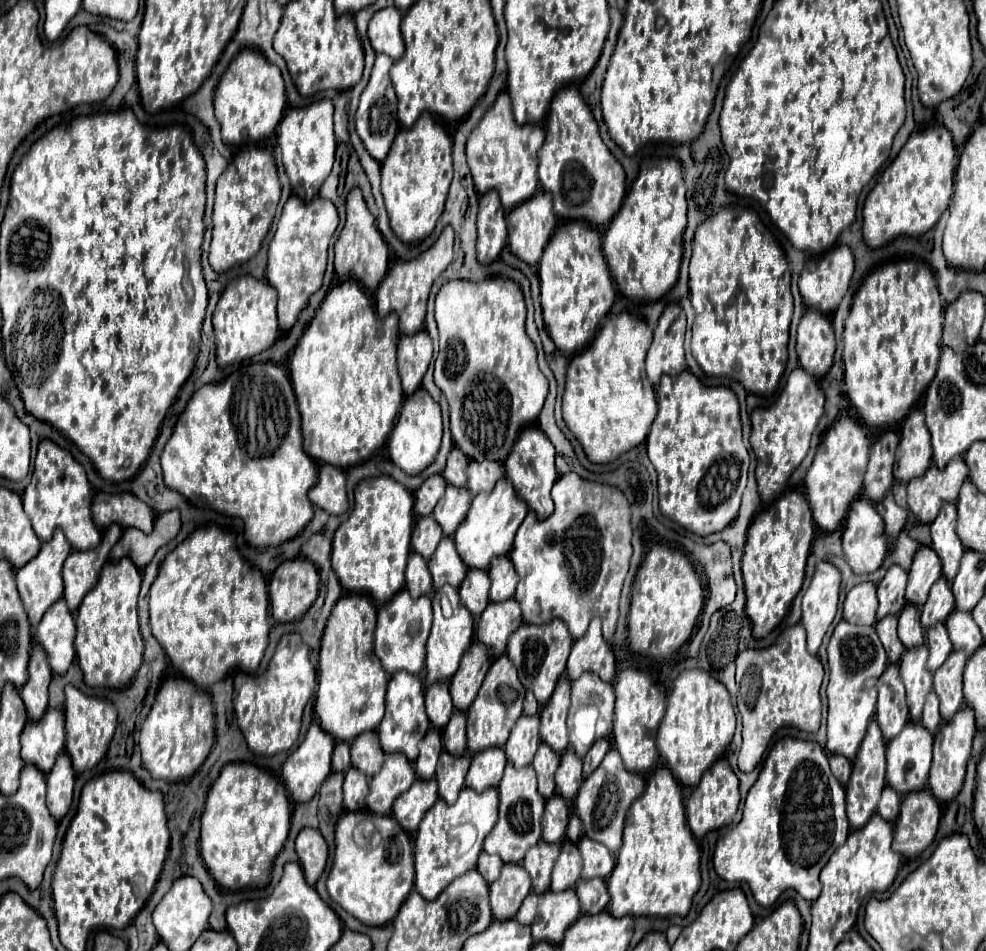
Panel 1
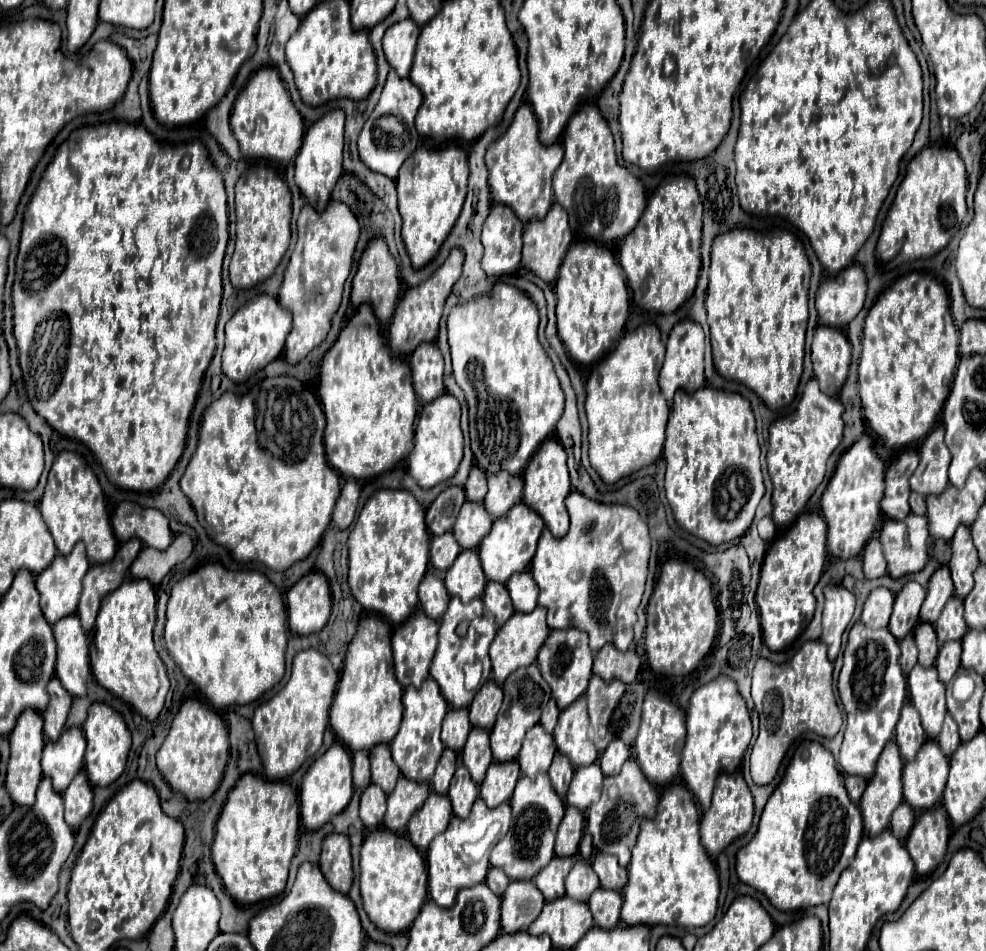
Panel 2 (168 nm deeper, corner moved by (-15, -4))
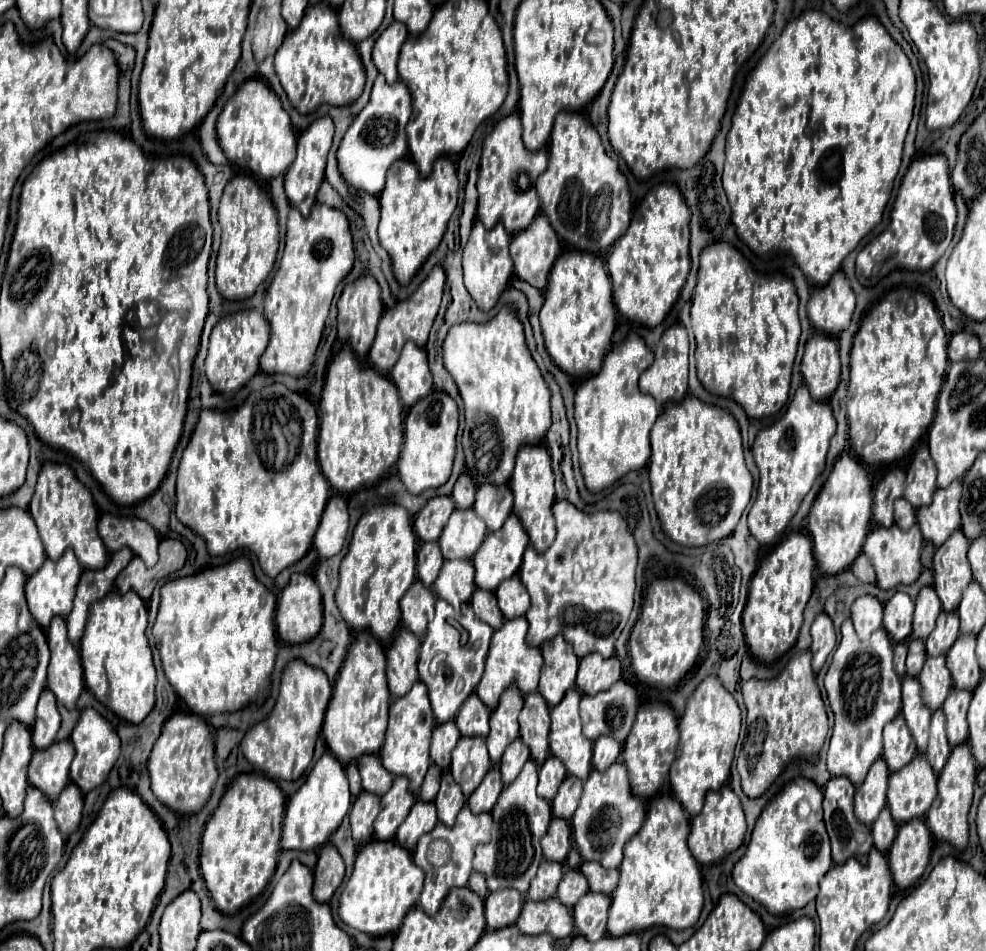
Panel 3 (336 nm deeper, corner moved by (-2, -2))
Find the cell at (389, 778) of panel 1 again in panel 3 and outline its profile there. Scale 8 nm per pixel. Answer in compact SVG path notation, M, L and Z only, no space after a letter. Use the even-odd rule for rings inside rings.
M403 776L393 780L391 790L381 798L381 810L375 818L375 836L377 840L395 838L395 830L409 814L411 806L415 804L415 796L407 790L409 782Z

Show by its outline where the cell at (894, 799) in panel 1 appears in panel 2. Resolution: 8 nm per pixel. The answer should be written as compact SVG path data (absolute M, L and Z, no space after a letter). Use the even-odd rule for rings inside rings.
M902 802L902 804L896 808L896 812L892 814L890 830L894 832L894 836L896 836L898 840L904 842L906 836L908 836L908 832L910 832L910 828L912 828L912 824L914 824L914 810L910 808L910 804Z

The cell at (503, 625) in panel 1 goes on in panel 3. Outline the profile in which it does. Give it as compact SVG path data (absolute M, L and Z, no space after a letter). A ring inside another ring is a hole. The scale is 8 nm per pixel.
M513 618L513 620L505 620L503 626L493 634L493 642L491 642L491 650L487 656L487 664L485 664L485 674L477 686L477 696L479 700L489 706L489 710L495 710L499 704L501 694L509 688L515 686L517 690L521 690L525 696L537 690L539 684L539 674L543 668L543 656L539 648L531 648L525 642L525 634L527 634L527 620L525 618Z

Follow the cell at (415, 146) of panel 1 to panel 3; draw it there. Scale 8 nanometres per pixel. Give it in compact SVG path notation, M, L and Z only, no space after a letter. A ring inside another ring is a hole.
M409 158L393 162L387 170L387 184L379 196L379 240L391 258L393 274L401 286L411 282L427 256L439 246L447 230L447 222L457 208L457 186L459 182L455 166L447 158L439 158L427 178L419 176L415 164Z

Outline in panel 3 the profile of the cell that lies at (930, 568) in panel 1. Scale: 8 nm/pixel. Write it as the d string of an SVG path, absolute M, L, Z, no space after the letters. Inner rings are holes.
M925 586L919 592L917 600L915 600L911 638L925 640L931 634L931 630L935 628L939 612L941 612L941 602L939 602L939 598L935 594L935 588L933 586Z

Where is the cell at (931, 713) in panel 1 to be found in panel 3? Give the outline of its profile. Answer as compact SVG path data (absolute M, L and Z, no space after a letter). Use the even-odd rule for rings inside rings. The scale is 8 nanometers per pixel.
M935 710L931 716L931 736L929 736L929 748L927 748L927 760L931 764L931 768L939 774L947 762L951 754L951 746L947 740L947 732L945 732L945 718L943 718L943 710Z

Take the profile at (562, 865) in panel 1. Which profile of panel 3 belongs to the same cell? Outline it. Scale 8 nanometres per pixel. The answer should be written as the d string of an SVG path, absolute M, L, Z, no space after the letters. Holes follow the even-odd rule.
M567 870L563 880L559 882L557 888L557 898L559 902L563 902L567 908L575 906L575 902L589 890L587 886L587 878L583 878L583 874L579 870Z

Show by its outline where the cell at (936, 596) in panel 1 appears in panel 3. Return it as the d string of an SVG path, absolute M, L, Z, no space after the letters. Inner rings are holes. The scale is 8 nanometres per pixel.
M941 612L935 630L925 640L927 656L947 654L947 650L953 646L957 636L959 636L959 616L955 612L949 612L949 614Z

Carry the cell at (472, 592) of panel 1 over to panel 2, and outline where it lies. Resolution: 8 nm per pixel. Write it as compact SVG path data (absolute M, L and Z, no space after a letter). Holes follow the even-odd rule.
M488 582L482 594L482 602L484 602L484 612L490 614L498 626L502 626L514 614L514 606L504 584Z

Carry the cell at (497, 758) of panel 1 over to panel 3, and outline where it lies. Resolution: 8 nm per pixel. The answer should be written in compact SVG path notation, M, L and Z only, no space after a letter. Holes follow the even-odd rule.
M493 768L485 778L483 782L479 784L479 788L469 796L467 800L467 806L471 812L475 814L481 814L481 812L491 812L499 794L503 790L503 780L501 780L501 774L497 768Z

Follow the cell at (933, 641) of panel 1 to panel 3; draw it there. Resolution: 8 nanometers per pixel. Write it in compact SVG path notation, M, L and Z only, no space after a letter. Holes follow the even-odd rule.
M929 656L925 660L925 666L919 674L919 684L923 702L927 702L931 710L941 708L953 686L953 678L945 664L945 656Z

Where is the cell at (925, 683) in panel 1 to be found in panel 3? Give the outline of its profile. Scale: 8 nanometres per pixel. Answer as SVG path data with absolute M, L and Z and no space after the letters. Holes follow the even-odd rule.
M905 676L903 678L903 708L901 714L913 734L913 740L917 742L917 750L925 754L927 740L929 740L929 720L931 710L921 700L921 686L915 678Z

